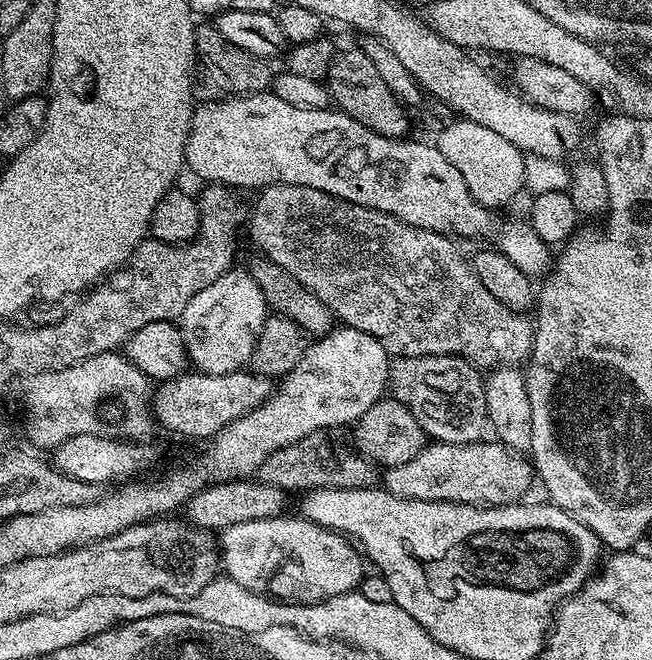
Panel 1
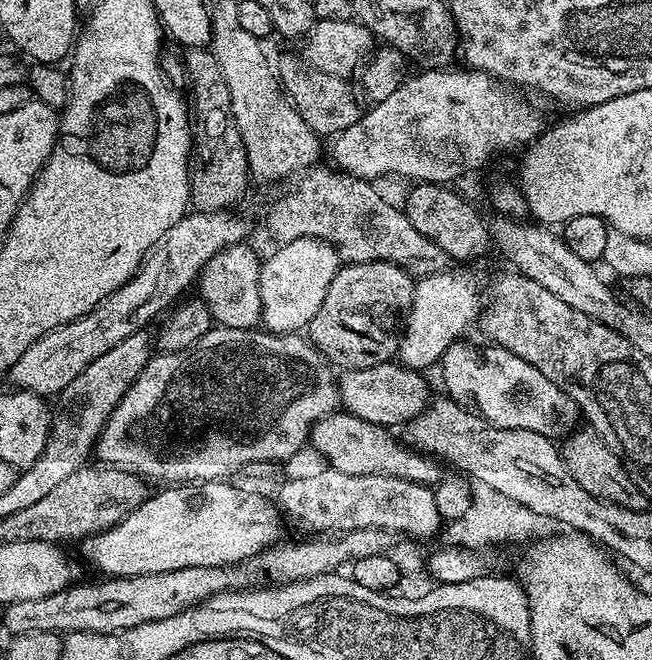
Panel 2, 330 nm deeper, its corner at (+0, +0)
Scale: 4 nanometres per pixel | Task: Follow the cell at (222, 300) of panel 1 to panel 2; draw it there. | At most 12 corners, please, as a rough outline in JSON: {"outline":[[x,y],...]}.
{"outline":[[280,244],[260,265],[263,327],[300,334],[342,267],[331,244]]}

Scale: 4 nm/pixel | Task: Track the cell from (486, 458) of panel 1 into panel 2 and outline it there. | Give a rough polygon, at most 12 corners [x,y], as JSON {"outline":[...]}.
{"outline":[[324,472],[280,488],[283,519],[308,534],[442,528],[429,485]]}

